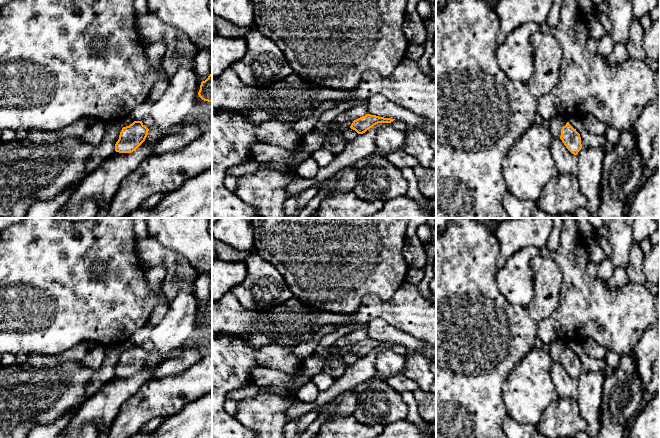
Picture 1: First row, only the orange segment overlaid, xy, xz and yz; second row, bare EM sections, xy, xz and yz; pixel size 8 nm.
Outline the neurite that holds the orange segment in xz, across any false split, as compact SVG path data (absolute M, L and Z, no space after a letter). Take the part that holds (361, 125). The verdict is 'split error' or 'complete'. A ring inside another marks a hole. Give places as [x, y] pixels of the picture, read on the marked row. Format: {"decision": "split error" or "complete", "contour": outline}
{"decision": "complete", "contour": "M366 114L365 116L354 120L350 128L355 130L358 134L363 134L378 123L391 123L394 120L395 119Z"}

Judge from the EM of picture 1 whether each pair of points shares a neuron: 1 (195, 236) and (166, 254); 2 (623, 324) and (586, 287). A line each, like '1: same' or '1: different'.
1: different
2: same

